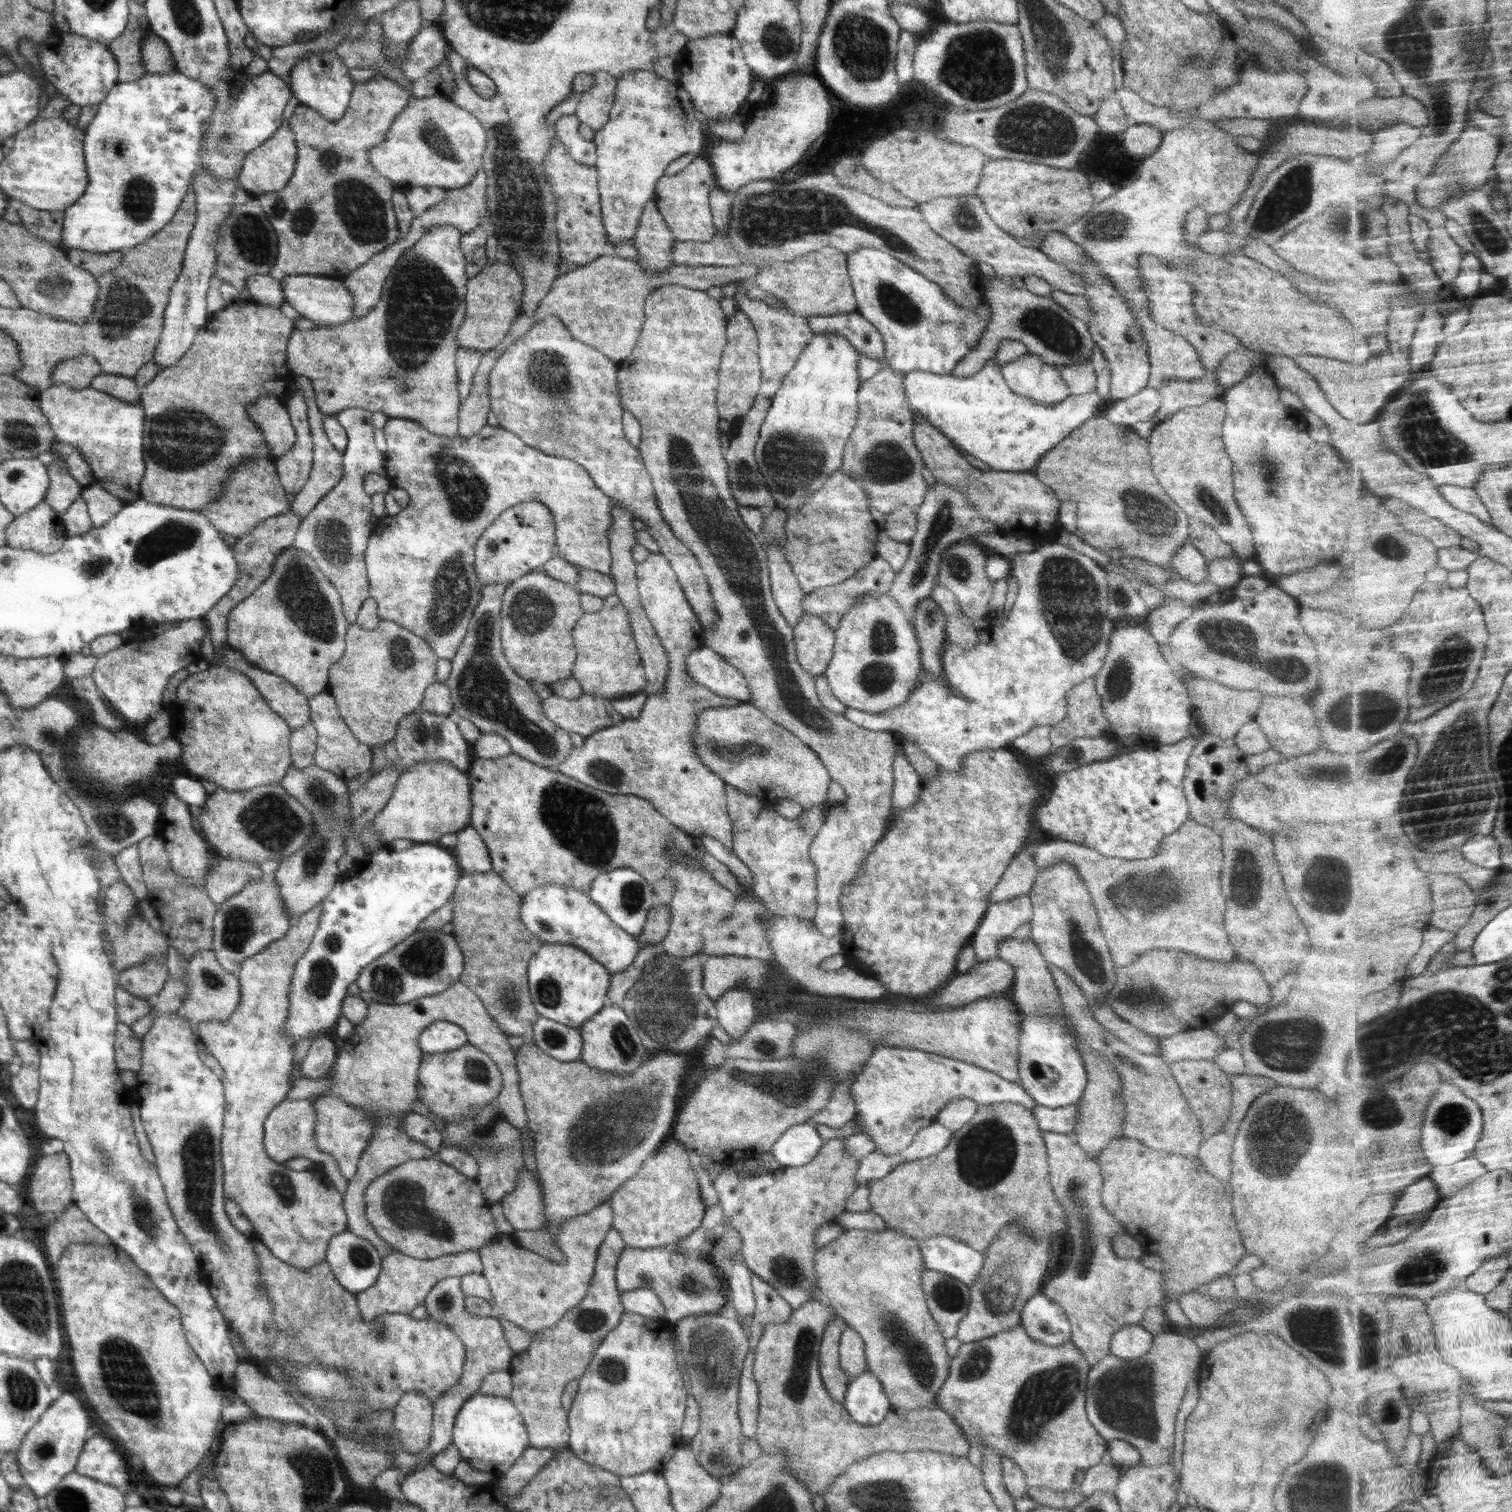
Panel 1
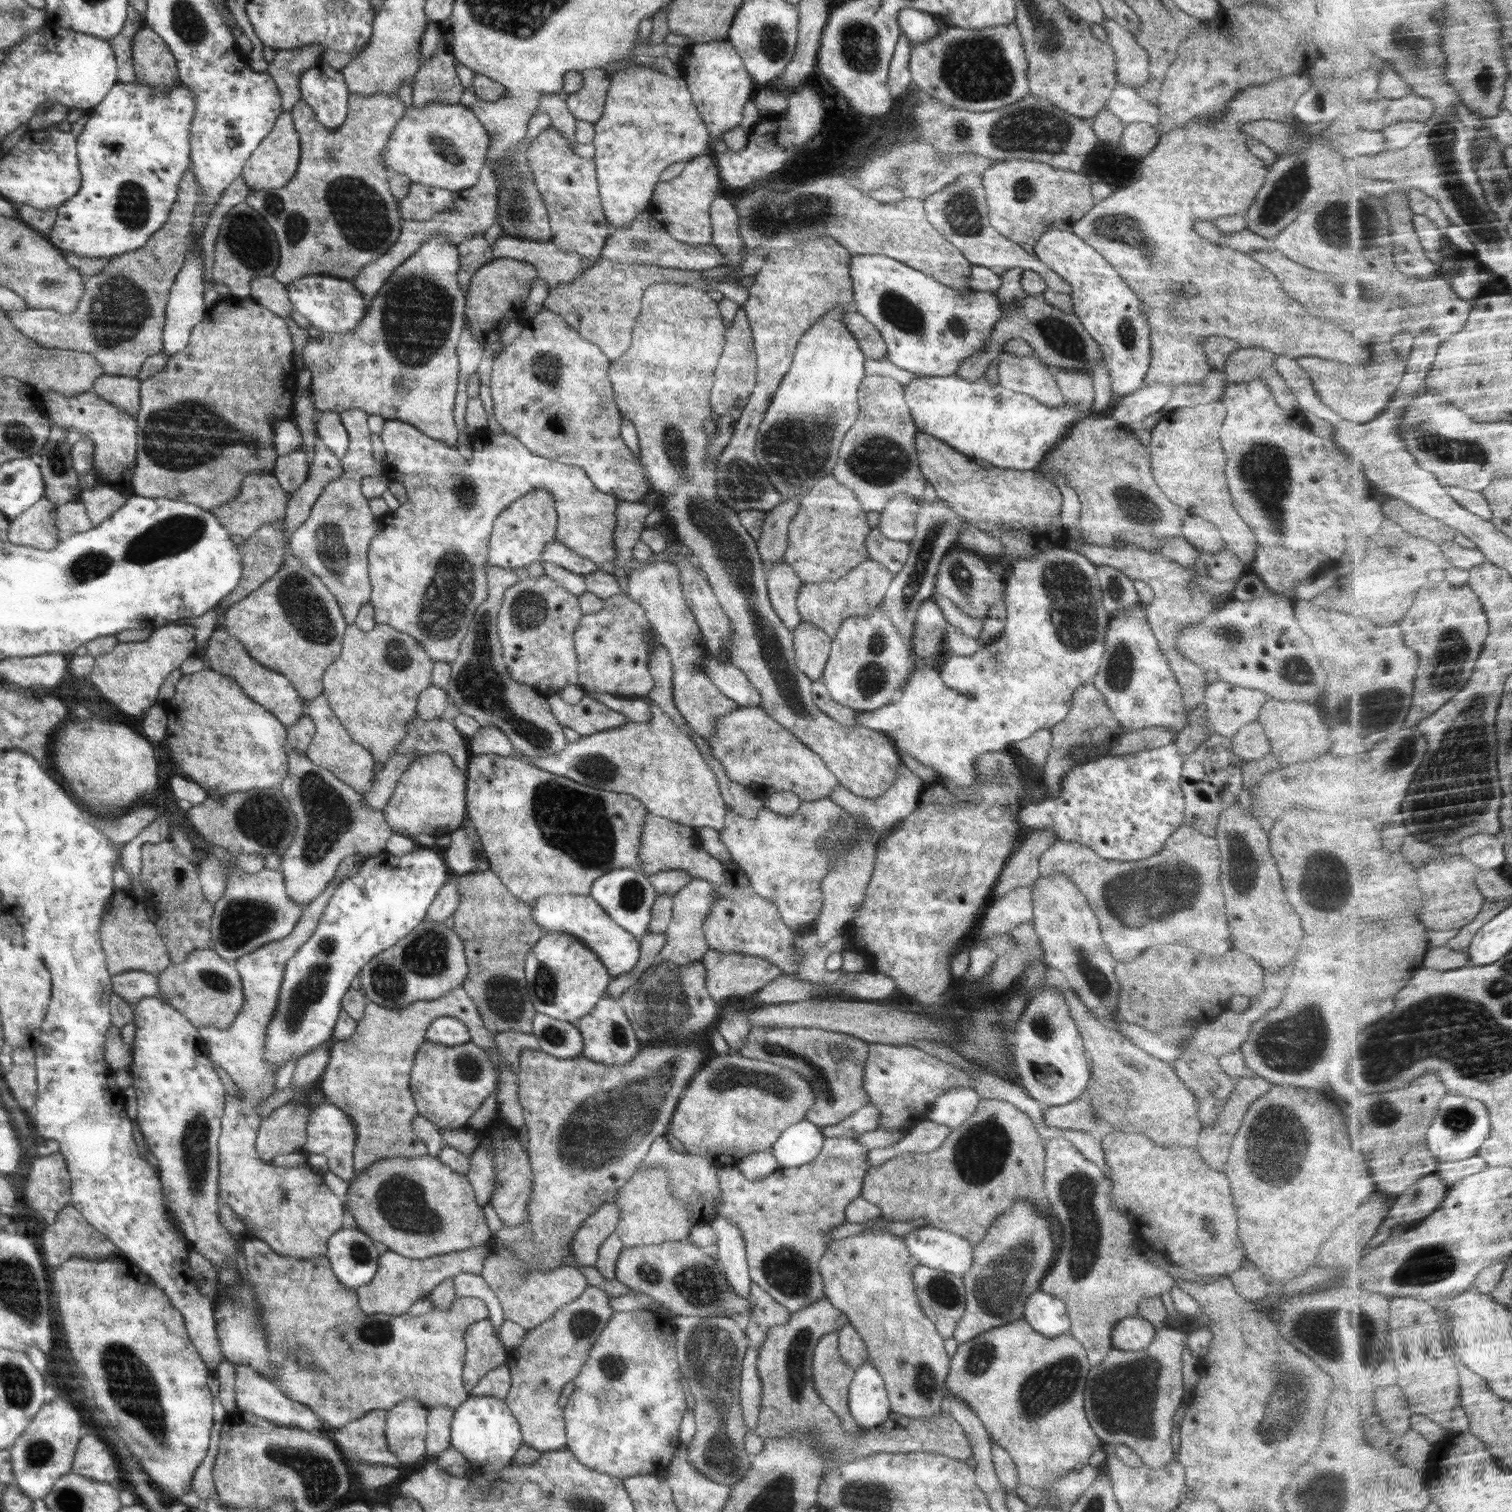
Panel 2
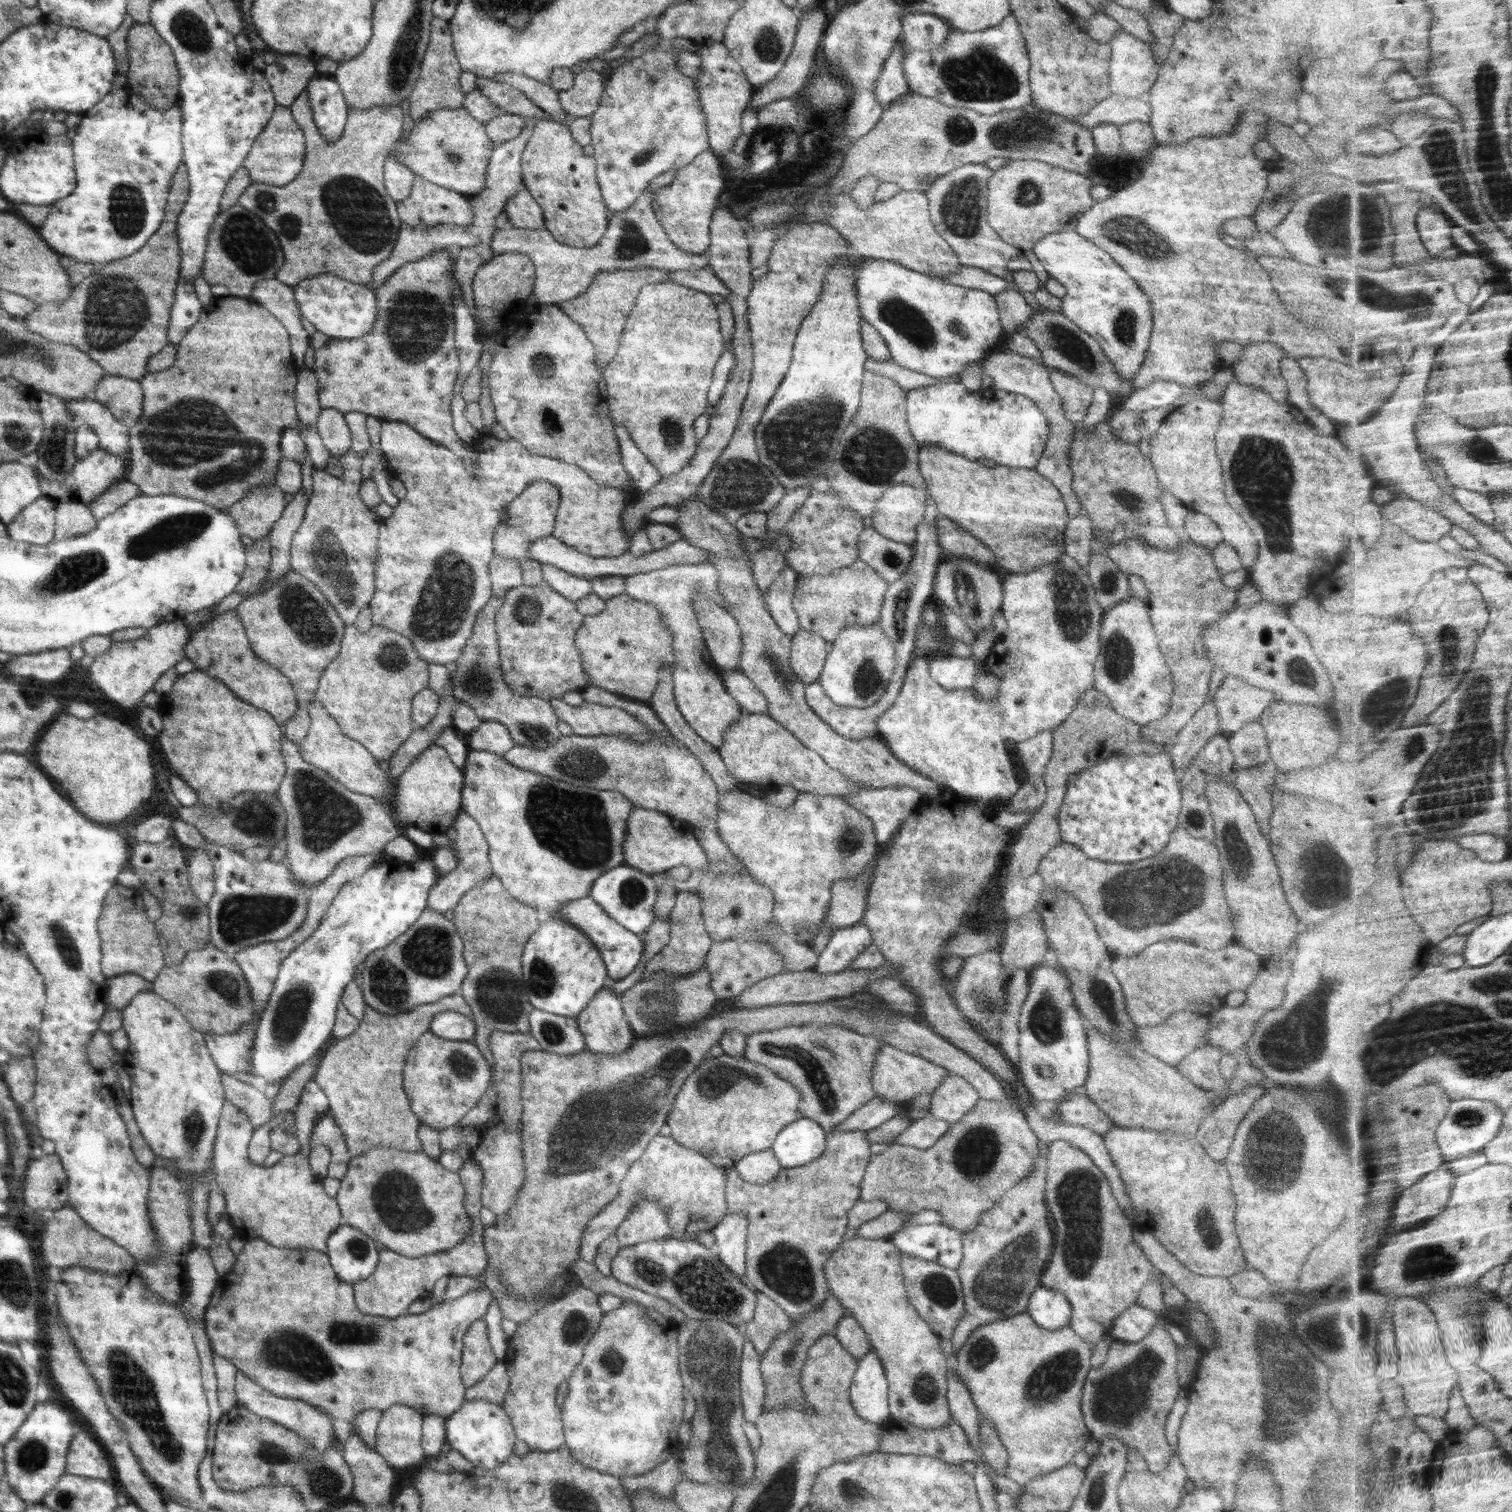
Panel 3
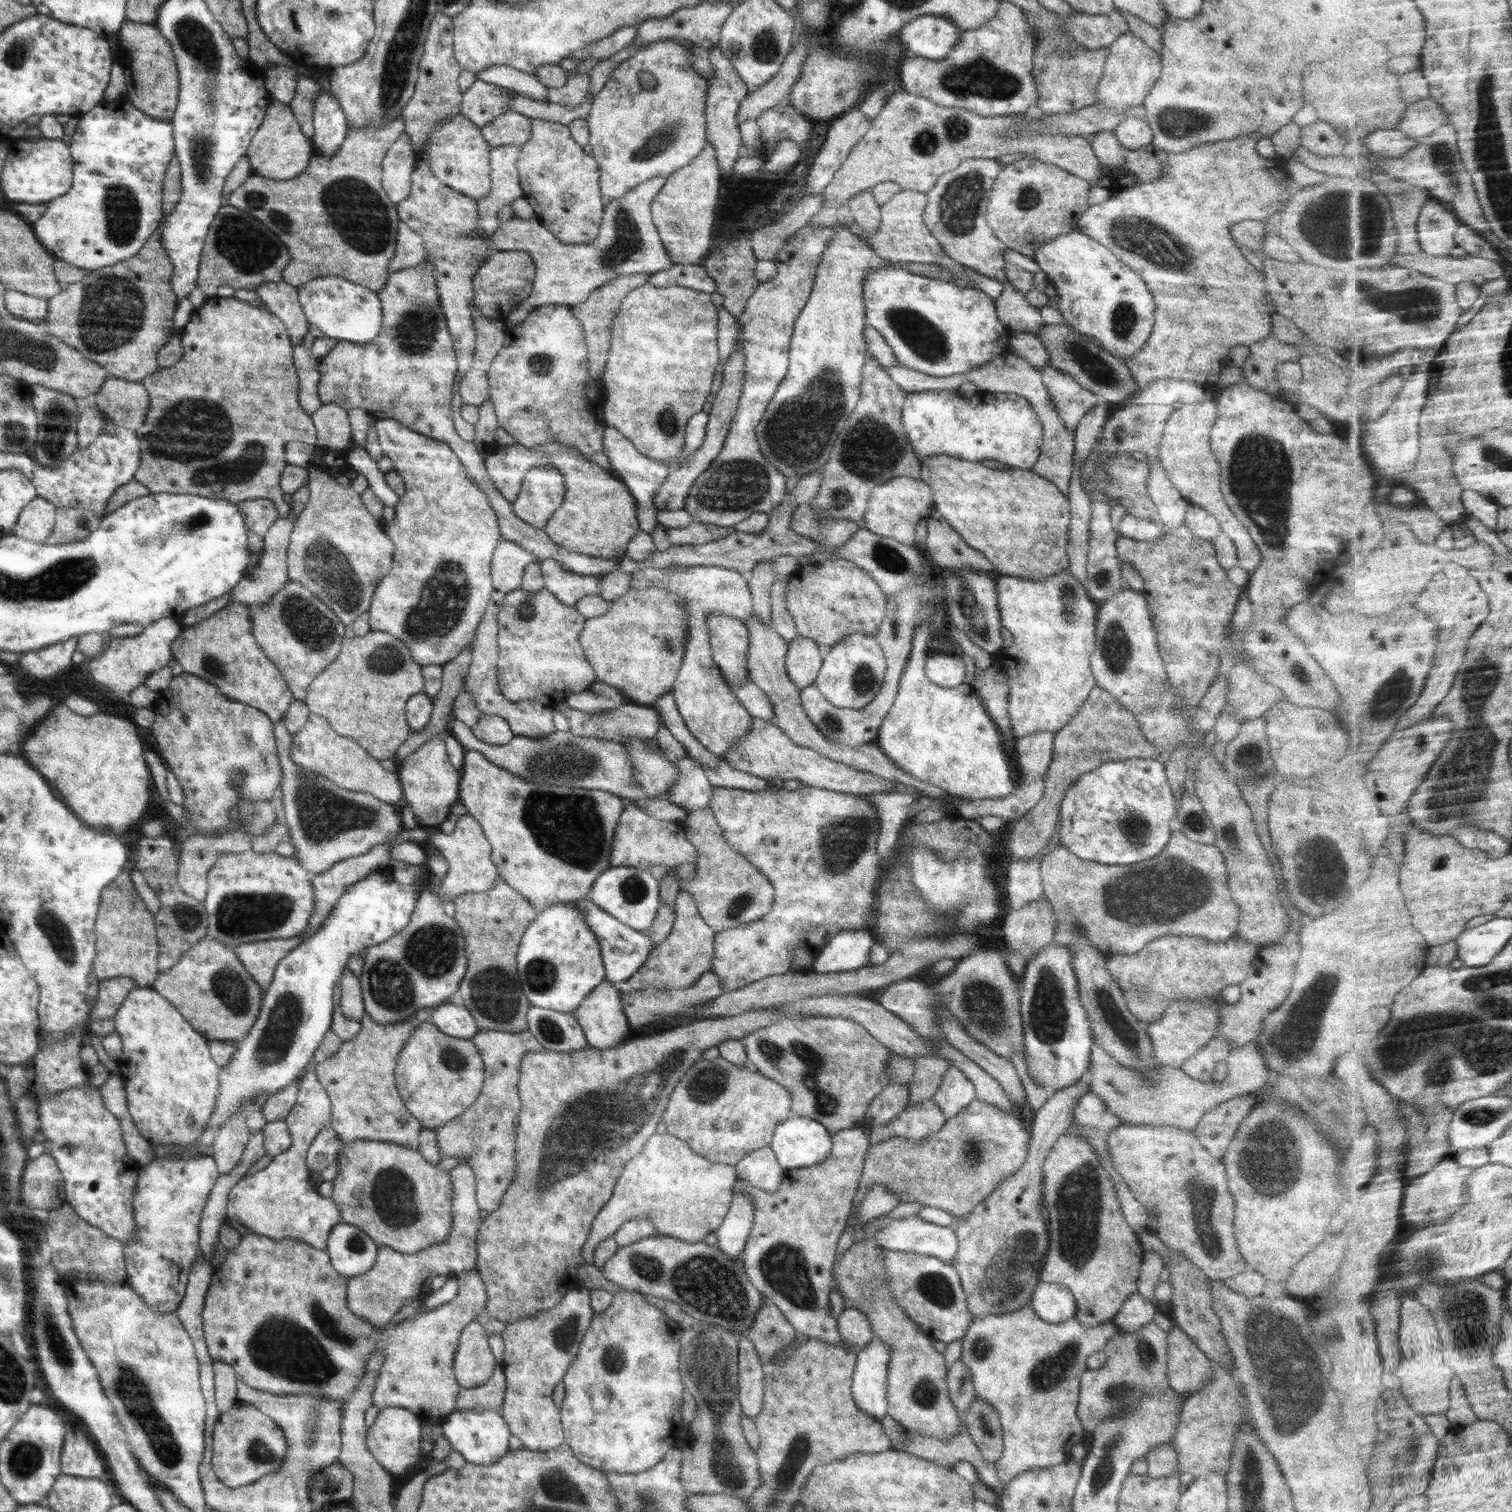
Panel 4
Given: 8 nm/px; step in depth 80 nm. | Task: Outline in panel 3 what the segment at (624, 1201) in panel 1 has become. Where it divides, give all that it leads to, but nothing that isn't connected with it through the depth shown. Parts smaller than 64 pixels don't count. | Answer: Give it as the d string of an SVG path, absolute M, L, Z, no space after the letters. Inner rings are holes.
M640 1202L632 1207L614 1234L622 1247L648 1240L679 1237L669 1225L667 1212L654 1202Z

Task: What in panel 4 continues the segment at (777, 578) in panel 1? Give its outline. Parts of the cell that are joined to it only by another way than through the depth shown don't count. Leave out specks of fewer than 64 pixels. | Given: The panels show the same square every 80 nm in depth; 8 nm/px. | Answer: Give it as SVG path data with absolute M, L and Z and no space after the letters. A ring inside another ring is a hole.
M792 574L781 576L773 585L771 594L771 618L772 628L784 637L784 640L791 643L799 634L794 626L792 615L788 612L785 603L785 592Z

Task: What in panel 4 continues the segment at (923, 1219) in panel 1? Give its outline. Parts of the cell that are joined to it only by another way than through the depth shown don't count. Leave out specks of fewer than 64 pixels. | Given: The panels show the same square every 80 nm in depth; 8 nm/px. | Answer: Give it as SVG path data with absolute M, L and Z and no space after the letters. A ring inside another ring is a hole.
M976 1098L959 1114L947 1118L938 1132L920 1142L903 1136L891 1136L871 1144L853 1200L854 1207L858 1208L858 1204L867 1197L869 1188L879 1182L895 1196L899 1196L900 1202L919 1202L924 1207L942 1208L958 1219L959 1216L970 1214L996 1188L996 1184L1004 1182L1008 1176L1020 1170L1027 1159L1030 1142L1031 1133L1024 1128L1018 1111L1004 1112L1001 1108Z

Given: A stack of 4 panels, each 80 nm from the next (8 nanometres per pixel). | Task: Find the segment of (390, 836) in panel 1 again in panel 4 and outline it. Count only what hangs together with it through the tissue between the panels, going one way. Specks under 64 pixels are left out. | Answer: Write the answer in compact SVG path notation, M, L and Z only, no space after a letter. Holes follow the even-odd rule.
M433 736L409 758L400 760L396 772L402 785L403 797L410 806L419 826L439 828L448 818L452 805L459 802L460 776L449 761L443 736Z

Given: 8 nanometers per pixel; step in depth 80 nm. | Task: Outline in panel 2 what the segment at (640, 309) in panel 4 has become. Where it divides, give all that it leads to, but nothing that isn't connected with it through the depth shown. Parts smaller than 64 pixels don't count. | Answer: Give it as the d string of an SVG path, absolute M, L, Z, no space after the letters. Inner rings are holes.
M707 280L705 282L707 288L698 289L689 284L676 284L670 282L659 282L658 284L650 284L646 287L646 290L643 294L643 300L641 301L641 311L638 315L638 318L635 319L633 326L633 335L632 343L630 343L630 352L626 352L624 356L609 362L608 364L608 380L612 384L612 390L614 390L614 400L618 412L622 420L628 420L632 422L632 426L635 427L638 440L639 440L639 458L641 458L641 464L645 466L645 474L649 480L650 485L654 486L654 489L658 490L658 493L661 493L661 499L659 500L659 506L664 511L666 524L670 526L670 529L673 531L674 542L680 542L685 544L693 553L691 554L691 561L699 566L705 576L707 576L707 581L711 585L713 593L716 595L719 605L724 609L725 615L730 618L730 623L732 623L731 632L729 634L729 662L734 666L737 666L744 674L747 676L747 679L756 687L756 690L760 693L761 696L761 708L764 709L768 716L771 716L778 724L781 724L784 728L787 728L794 736L798 737L800 742L803 742L808 748L812 749L812 752L815 752L820 758L825 762L825 765L830 769L830 772L839 780L846 790L849 790L852 794L857 794L858 796L867 796L867 798L876 798L888 790L889 786L892 786L892 783L897 779L897 768L900 766L900 754L898 748L896 748L893 742L882 732L863 727L862 725L856 725L855 727L843 727L841 724L838 724L835 720L832 720L832 717L829 717L825 712L822 712L816 706L816 703L813 701L812 696L812 683L805 674L802 672L795 663L795 648L793 647L793 631L788 630L780 618L776 614L775 608L772 606L771 600L769 599L768 587L767 587L767 574L764 570L763 560L761 559L756 540L753 536L748 534L748 531L743 527L743 524L740 522L738 513L730 508L728 505L721 503L719 496L716 493L716 460L712 459L709 461L705 457L705 448L709 444L709 437L704 432L704 421L713 419L714 413L710 406L710 390L712 385L714 385L714 372L718 362L720 361L720 356L722 355L724 346L725 346L725 330L727 329L724 326L722 315L719 311L719 303L715 300L712 300L708 296L706 290L708 289L718 289L726 298L733 300L740 308L748 300L749 288L744 287L744 285L738 285L738 283L733 282L732 280Z

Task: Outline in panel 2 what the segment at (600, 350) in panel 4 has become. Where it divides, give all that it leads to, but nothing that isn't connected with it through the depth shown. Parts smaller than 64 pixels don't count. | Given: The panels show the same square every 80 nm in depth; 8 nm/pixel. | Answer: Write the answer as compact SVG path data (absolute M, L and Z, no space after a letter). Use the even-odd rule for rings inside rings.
M609 260L596 261L584 269L573 283L564 283L553 288L543 302L547 308L559 314L581 337L602 350L608 362L624 356L632 343L633 326L641 311L641 301L646 287L659 282L689 284L698 289L707 288L707 280L728 280L731 278L725 268L717 267L691 271L666 268L658 265L620 264Z

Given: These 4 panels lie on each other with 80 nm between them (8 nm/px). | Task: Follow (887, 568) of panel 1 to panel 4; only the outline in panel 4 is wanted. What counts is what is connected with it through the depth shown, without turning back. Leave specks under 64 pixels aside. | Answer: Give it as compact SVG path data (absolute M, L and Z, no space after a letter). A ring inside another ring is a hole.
M842 558L825 560L823 564L810 564L796 569L789 577L785 603L788 612L792 615L798 634L815 640L818 646L835 645L852 633L874 635L887 613L887 596L879 584L875 583L875 580L863 568Z

